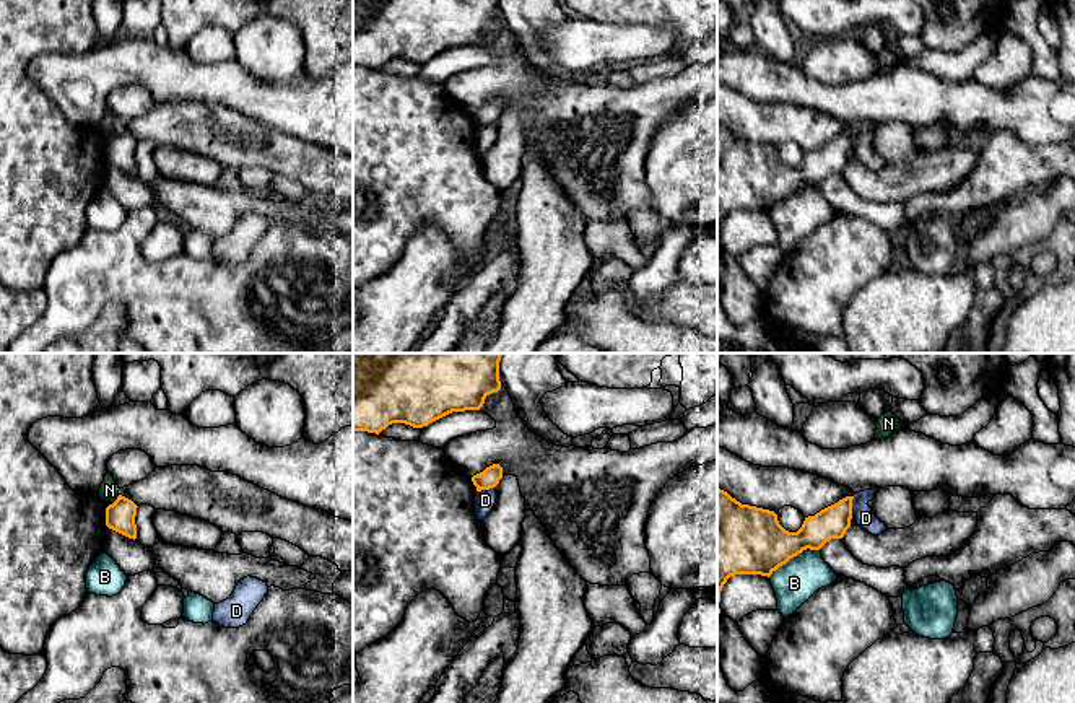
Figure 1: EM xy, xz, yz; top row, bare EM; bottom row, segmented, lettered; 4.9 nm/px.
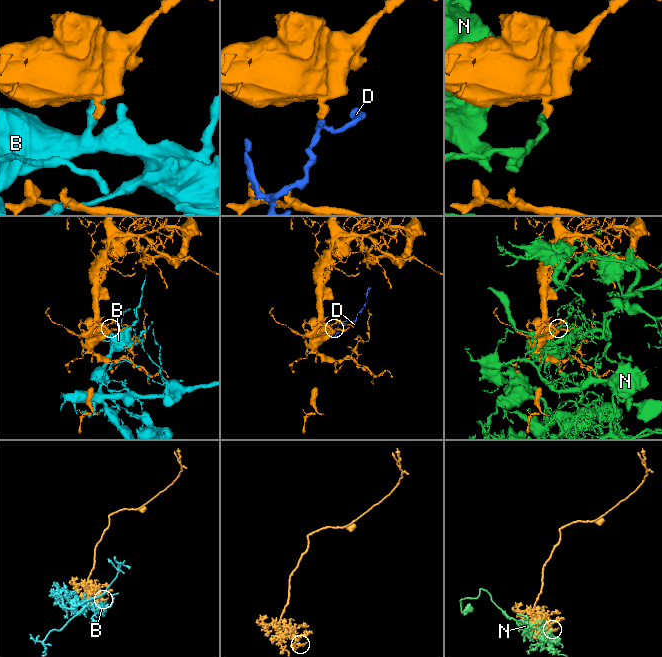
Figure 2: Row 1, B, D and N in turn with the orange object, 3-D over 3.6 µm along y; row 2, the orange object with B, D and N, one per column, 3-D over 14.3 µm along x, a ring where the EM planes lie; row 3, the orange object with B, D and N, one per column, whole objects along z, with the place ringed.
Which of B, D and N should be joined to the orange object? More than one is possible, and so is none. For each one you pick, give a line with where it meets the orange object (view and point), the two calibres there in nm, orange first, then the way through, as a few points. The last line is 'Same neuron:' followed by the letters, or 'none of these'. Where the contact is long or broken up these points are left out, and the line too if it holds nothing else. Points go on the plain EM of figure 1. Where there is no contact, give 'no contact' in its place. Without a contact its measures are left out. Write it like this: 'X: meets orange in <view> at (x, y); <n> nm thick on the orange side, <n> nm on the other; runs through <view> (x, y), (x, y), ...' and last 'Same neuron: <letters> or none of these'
Same neuron: none of these

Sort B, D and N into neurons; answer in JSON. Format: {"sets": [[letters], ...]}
{"sets": [["B"], ["D"], ["N"]]}

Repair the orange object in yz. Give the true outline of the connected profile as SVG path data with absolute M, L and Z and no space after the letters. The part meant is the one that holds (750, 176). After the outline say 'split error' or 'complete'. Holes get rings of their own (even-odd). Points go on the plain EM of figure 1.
M717 124L717 252L720 226L735 210L771 212L803 186L820 186L851 163L852 135L846 132L805 153L797 168L786 166L769 145L742 140Z; complete

